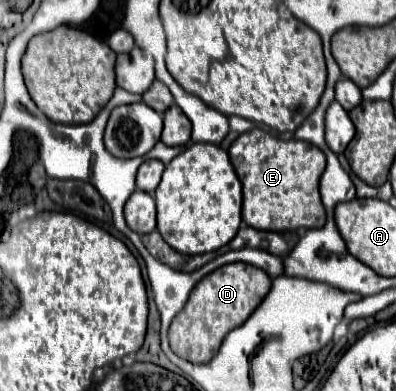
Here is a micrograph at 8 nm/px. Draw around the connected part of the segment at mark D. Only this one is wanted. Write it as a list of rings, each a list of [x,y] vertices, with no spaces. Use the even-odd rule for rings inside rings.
[[[233,262],[207,274],[193,290],[183,310],[173,318],[169,326],[171,350],[193,364],[209,362],[223,338],[237,326],[241,326],[249,314],[259,306],[271,288],[271,278],[257,266],[245,262]]]

